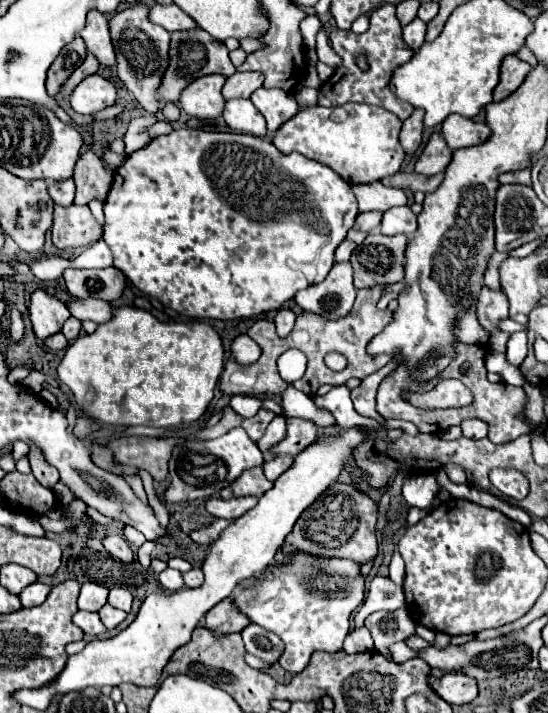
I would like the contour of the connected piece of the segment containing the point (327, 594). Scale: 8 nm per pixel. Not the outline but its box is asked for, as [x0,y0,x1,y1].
[233,550,363,674]

